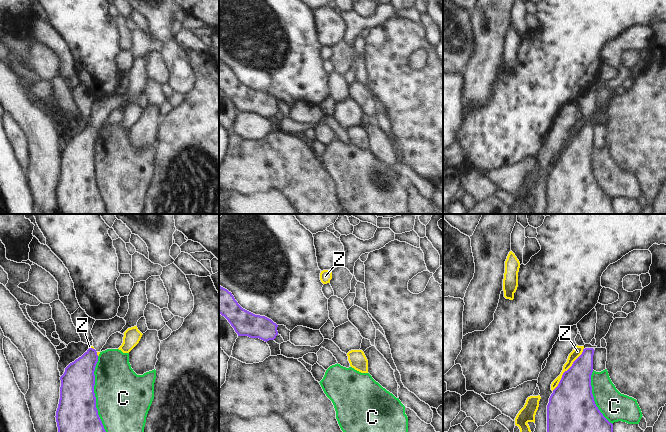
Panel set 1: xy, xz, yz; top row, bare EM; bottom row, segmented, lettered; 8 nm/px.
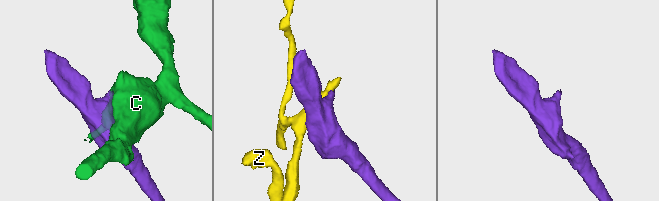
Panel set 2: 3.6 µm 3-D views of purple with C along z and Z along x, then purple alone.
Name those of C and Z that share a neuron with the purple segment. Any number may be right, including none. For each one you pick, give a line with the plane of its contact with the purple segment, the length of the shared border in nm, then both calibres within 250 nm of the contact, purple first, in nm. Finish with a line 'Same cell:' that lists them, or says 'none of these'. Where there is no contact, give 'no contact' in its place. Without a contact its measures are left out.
Same cell: none of these

